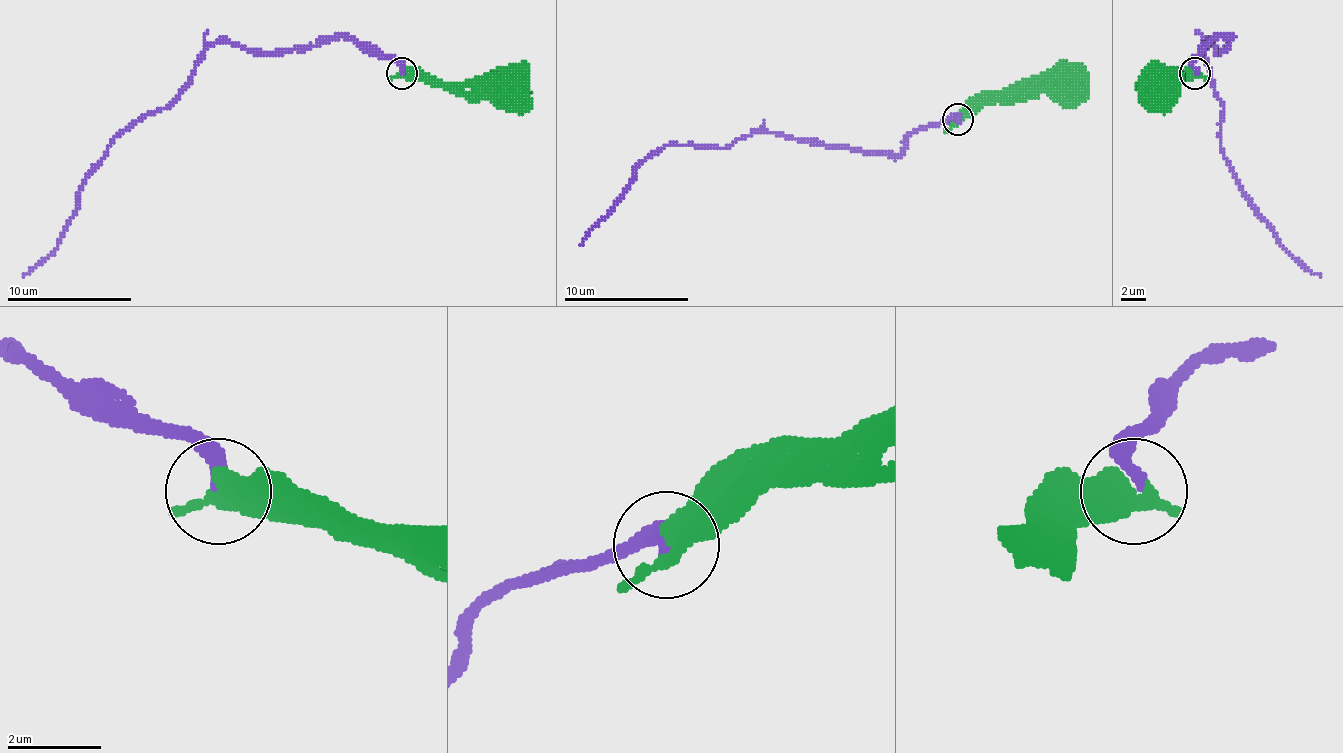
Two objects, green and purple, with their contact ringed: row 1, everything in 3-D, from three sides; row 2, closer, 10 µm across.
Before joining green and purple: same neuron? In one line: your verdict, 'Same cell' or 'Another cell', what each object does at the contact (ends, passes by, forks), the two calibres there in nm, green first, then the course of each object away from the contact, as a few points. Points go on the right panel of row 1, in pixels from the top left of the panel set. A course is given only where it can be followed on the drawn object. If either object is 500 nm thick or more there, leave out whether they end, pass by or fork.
Same cell. At the ring green passes by. At the ring purple ends. Thickness 400 nm (green) against 280 nm. Course of green: (1195, 74), (1180, 83), (1158, 83), (1152, 89). Course of purple: (1195, 74), (1205, 46), (1230, 36), (1205, 52), (1223, 158), (1251, 208), (1320, 277)

